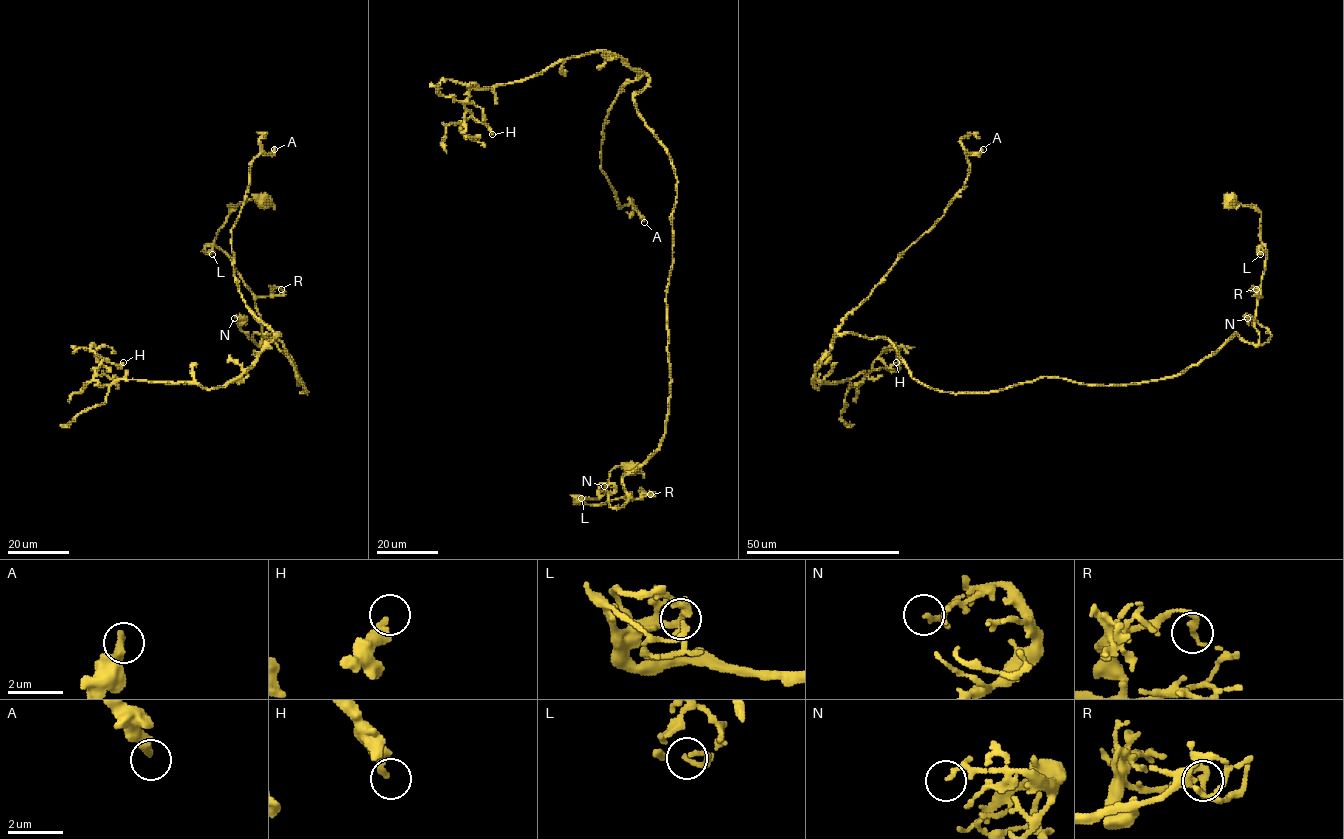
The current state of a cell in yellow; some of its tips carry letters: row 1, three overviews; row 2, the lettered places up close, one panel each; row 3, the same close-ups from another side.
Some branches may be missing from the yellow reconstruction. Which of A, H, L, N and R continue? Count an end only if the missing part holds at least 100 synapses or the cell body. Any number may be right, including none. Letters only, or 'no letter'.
no letter

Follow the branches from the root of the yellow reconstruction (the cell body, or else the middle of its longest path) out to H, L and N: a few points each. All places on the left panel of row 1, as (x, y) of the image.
H: (264, 202), (213, 243), (308, 393), (279, 333), (216, 388), (99, 385), (123, 362)
L: (264, 202), (248, 199), (237, 205), (214, 241), (206, 245), (203, 251), (212, 254)
N: (264, 202), (237, 205), (213, 242), (253, 296), (261, 342), (240, 330), (247, 318), (234, 318)

